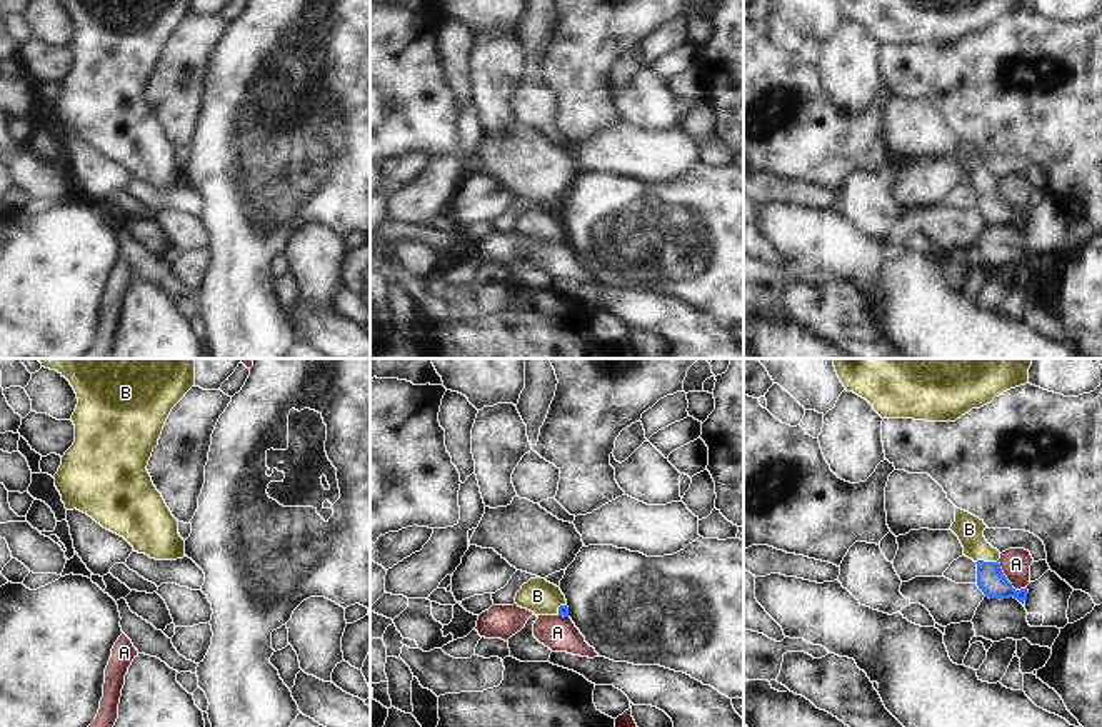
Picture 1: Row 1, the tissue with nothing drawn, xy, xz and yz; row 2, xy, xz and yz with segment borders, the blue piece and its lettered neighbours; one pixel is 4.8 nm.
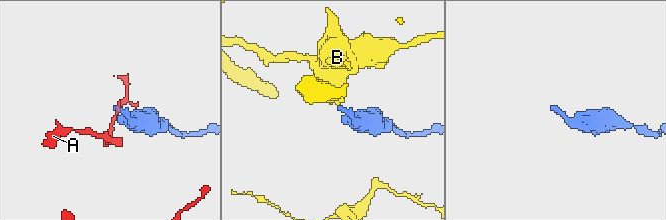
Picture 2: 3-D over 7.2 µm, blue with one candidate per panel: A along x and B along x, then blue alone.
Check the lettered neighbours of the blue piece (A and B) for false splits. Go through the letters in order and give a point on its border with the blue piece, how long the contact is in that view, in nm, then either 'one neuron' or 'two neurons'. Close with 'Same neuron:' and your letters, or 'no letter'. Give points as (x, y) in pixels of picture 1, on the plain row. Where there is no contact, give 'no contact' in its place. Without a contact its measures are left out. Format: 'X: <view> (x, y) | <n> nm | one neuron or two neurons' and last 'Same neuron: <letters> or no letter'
A: yz (1007, 207) | 190 nm | two neurons
B: yz (986, 189) | 110 nm | one neuron
Same neuron: B

